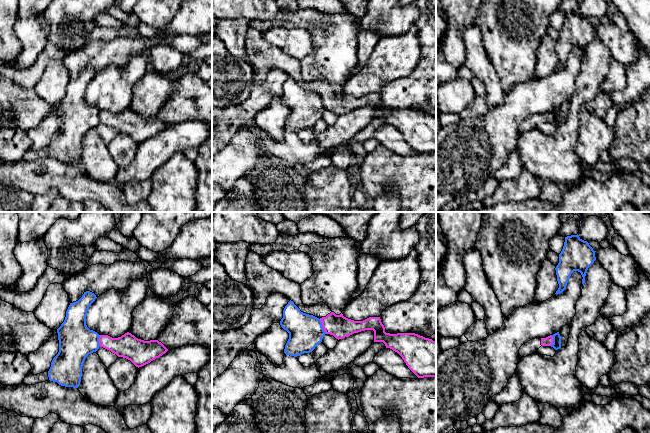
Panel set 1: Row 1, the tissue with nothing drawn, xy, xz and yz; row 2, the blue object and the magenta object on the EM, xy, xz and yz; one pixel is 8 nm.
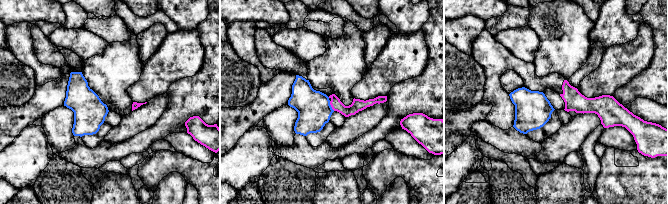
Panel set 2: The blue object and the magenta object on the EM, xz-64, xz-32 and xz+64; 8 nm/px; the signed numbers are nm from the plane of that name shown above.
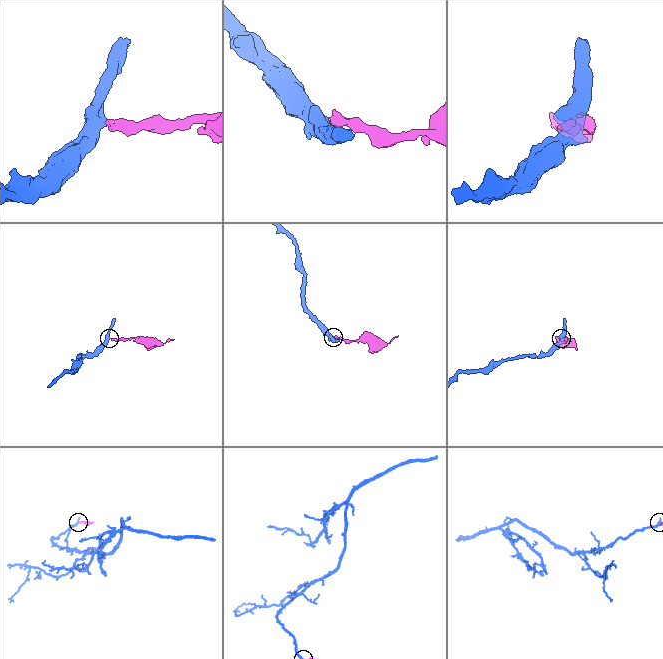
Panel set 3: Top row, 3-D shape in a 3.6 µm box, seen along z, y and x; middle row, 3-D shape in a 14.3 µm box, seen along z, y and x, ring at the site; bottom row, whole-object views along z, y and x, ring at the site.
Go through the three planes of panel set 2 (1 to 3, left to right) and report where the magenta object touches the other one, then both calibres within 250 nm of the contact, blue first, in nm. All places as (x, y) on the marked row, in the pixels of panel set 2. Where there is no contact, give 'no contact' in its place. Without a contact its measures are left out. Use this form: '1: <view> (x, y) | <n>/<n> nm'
1: no contact
2: xz-32 (330, 106) | 280/100 nm
3: no contact

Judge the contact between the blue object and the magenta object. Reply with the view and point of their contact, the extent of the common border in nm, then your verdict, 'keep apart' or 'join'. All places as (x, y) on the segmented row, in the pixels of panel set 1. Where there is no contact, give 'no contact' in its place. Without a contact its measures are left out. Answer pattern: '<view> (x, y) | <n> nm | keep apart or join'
xz (321, 326) | 130 nm | keep apart

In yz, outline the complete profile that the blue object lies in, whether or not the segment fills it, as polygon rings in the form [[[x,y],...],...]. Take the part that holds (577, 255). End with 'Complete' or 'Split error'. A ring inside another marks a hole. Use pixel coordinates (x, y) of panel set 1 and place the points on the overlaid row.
[[[578,234],[565,237],[563,249],[559,254],[559,263],[555,268],[559,284],[555,294],[560,294],[566,289],[568,280],[574,271],[581,273],[584,286],[587,270],[596,260],[595,252]]]. Complete

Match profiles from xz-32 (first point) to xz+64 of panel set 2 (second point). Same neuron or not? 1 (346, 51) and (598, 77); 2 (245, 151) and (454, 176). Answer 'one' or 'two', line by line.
1: two
2: one

